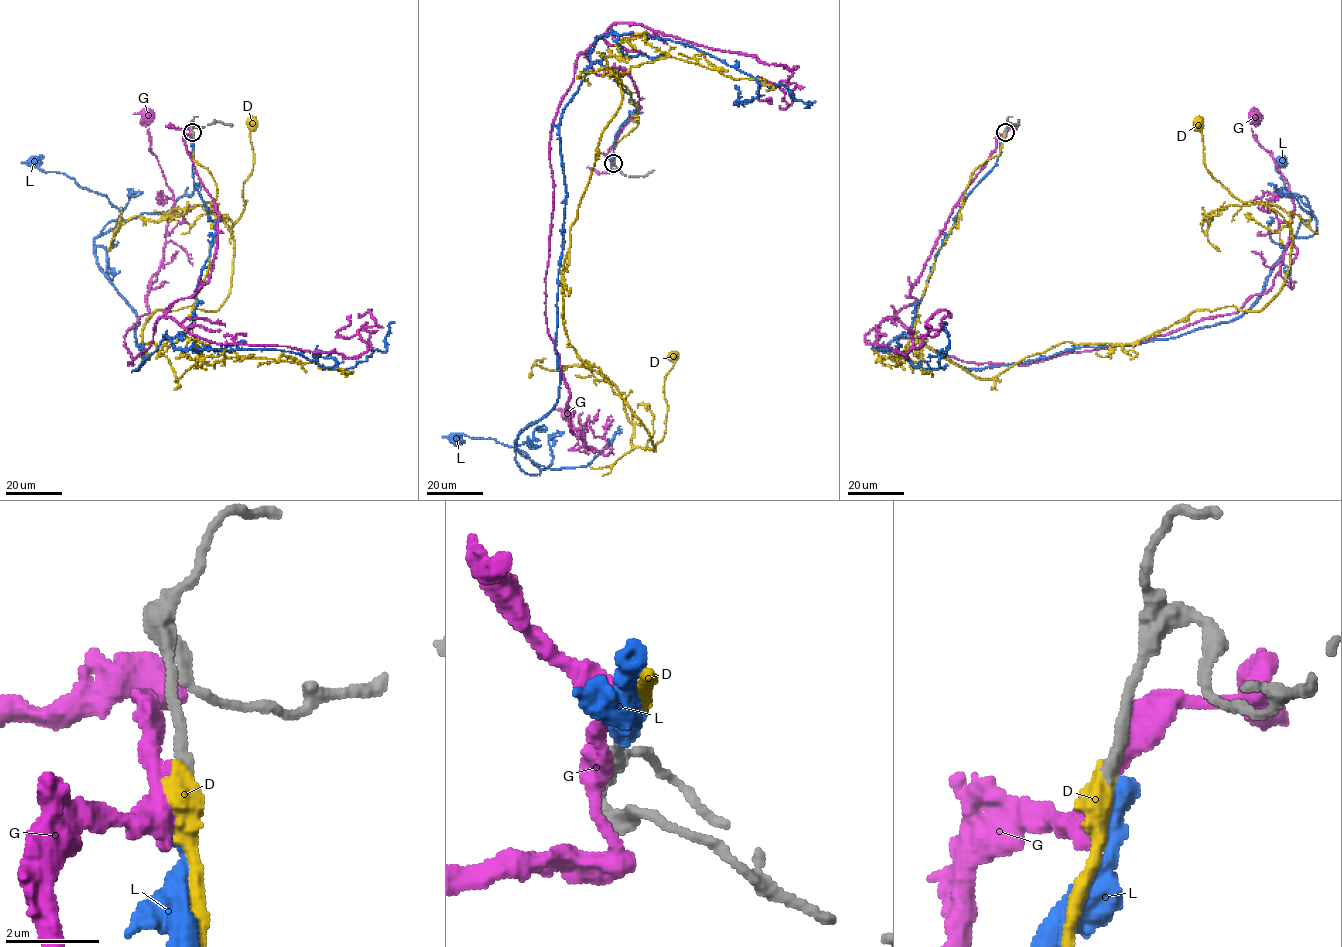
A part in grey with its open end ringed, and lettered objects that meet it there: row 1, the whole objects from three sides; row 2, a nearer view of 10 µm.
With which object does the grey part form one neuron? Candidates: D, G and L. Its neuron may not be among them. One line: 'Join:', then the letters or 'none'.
Join: D

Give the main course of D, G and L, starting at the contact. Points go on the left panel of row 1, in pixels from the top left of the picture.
D: (192, 132), (216, 228), (202, 354), (178, 379), (142, 329), (229, 295), (250, 125)
G: (192, 132), (185, 147), (216, 209), (213, 266), (128, 363), (125, 333), (148, 312), (173, 197), (146, 116)
L: (192, 132), (210, 255), (192, 325), (138, 369), (138, 318), (96, 255), (120, 212), (35, 162)

